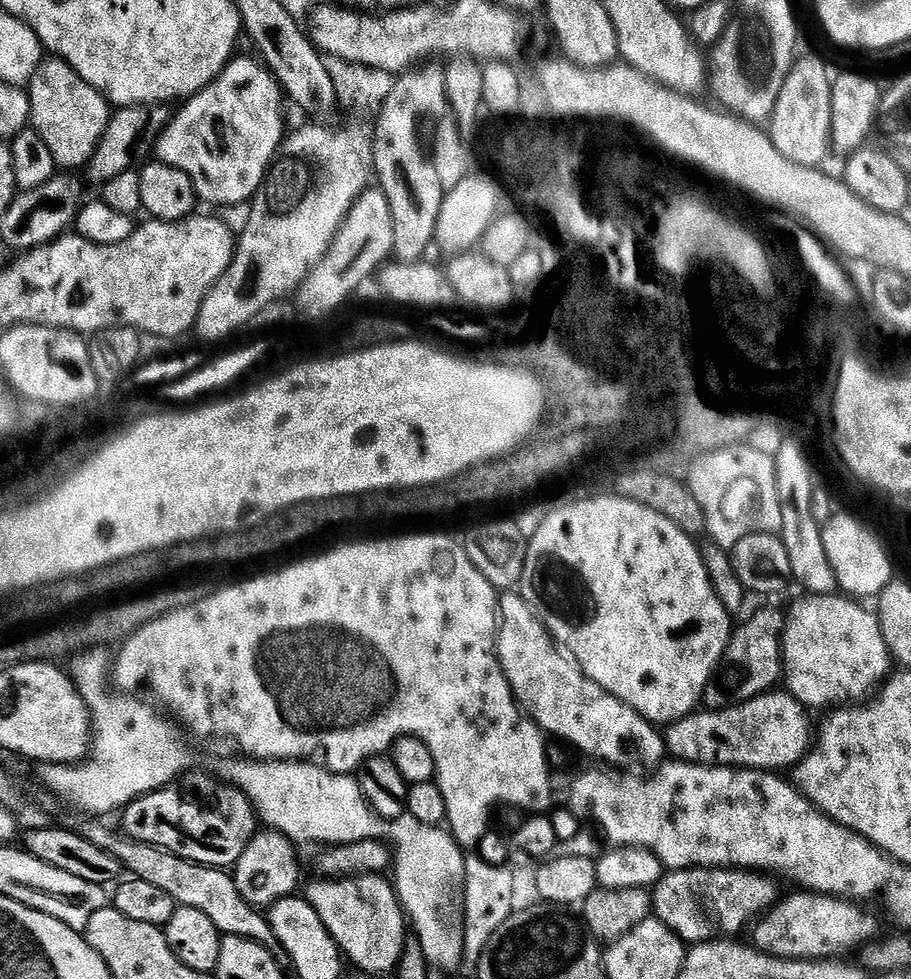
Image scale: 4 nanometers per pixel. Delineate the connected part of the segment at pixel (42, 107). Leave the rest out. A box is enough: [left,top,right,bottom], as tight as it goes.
[26,58,110,169]

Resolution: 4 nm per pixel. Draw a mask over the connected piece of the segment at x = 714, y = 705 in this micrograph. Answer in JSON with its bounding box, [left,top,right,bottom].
[702,620,781,709]

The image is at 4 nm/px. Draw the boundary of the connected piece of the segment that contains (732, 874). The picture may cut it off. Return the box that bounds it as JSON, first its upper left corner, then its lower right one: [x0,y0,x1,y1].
[651,868,777,945]

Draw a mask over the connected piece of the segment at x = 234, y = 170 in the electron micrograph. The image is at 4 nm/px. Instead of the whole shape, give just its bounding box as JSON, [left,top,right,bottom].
[155,58,286,203]

